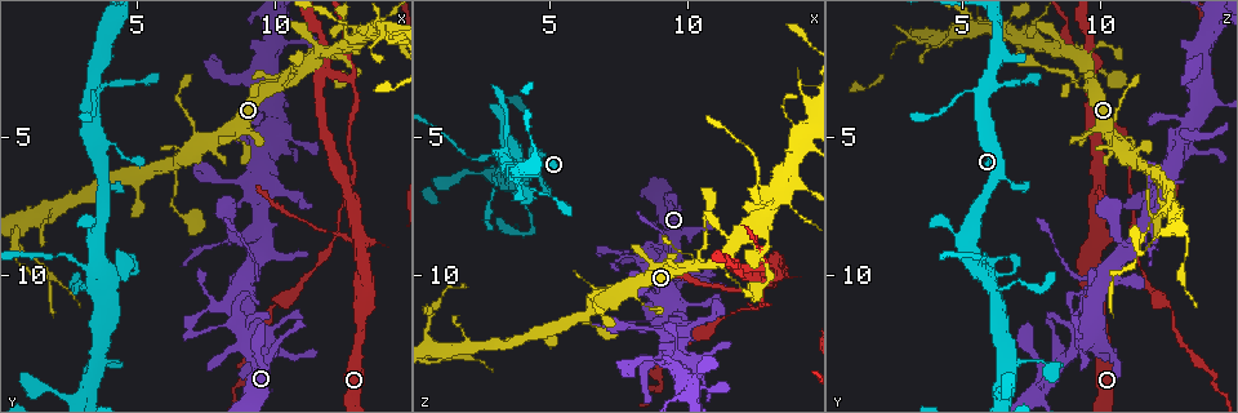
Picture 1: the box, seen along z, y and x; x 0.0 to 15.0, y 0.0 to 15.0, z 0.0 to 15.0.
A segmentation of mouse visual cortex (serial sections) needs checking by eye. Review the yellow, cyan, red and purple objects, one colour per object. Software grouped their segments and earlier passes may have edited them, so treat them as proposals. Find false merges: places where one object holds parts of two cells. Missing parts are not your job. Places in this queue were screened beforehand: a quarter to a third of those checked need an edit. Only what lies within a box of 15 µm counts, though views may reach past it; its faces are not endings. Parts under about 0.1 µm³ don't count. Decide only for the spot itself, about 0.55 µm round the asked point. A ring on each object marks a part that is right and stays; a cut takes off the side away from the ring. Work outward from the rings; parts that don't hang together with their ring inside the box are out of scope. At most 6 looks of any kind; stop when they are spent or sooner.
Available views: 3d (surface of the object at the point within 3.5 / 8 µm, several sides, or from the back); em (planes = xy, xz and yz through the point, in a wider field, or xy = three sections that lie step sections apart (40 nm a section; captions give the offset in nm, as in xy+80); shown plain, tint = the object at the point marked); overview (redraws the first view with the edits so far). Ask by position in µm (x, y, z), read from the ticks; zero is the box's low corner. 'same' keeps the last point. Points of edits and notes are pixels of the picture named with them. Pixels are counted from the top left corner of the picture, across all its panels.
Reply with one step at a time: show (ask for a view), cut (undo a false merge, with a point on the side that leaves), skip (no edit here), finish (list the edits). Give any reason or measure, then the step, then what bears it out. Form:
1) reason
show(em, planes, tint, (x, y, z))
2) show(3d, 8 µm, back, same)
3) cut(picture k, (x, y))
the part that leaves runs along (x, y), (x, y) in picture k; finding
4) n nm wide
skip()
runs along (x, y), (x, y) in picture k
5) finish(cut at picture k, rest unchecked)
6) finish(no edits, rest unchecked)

two arms in line, one across
show(3d, 3.5 µm, back, (10.2, 3.1, 9.6))

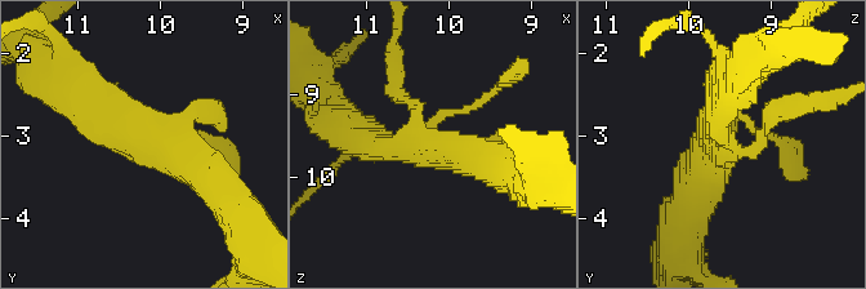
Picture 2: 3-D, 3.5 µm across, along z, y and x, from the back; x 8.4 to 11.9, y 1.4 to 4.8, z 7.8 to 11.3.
need the tissue
show(em, planes, tint, (10.20, 3.10, 9.70))

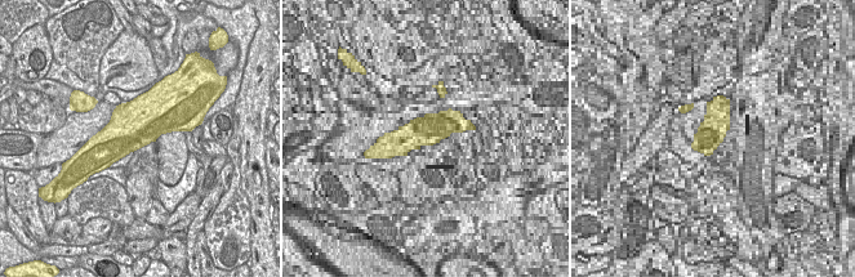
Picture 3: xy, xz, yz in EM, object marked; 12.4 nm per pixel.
skip()
runs along (215, 187), (76, 92) in picture 2; one cell here

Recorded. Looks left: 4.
narrows sharply
show(3d, 3.5 µm, (12.5, 1.1, 6.5))

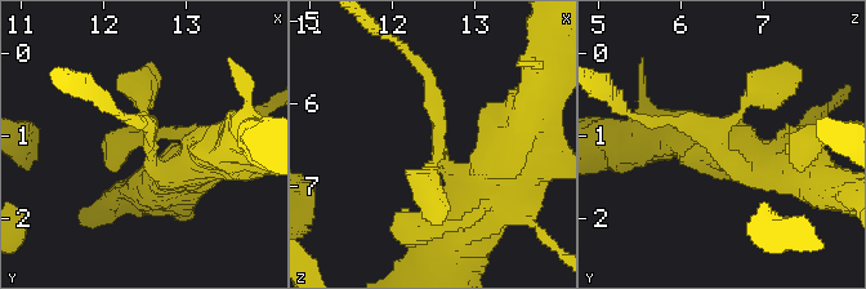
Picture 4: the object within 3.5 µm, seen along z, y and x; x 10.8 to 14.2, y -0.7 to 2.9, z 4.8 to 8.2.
show(em, planes, tint, (12.55, 1.05, 6.50))

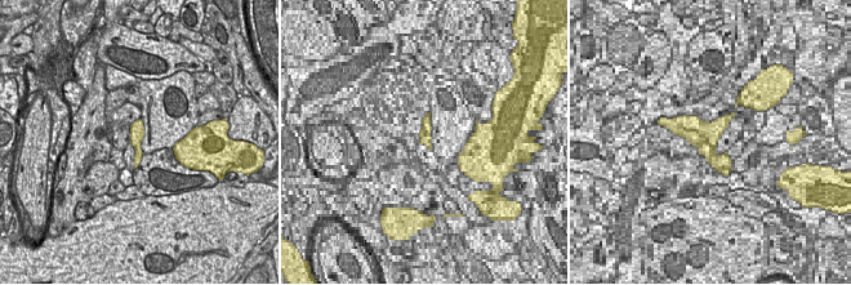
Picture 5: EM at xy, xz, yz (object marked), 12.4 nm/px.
skip()
runs along (485, 194), (441, 160), (422, 69) in picture 4; continuous, no second cell

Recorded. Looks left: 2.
sharp bend
show(3d, 3.5 µm, back, (4.9, 10.0, 6.7))

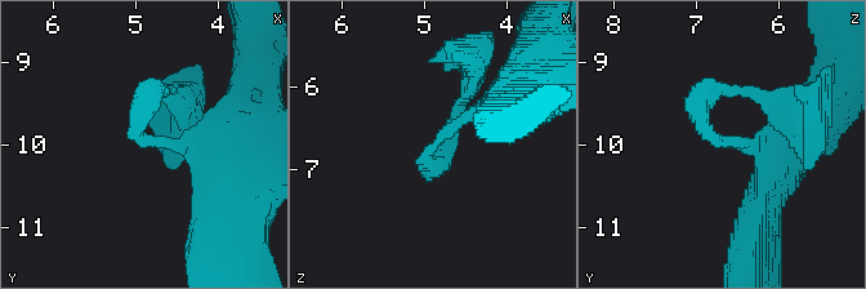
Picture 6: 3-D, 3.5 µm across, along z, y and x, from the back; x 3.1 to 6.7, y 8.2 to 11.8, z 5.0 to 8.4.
arms of 200, 300 nm; now the EM
show(em, planes, tint, (4.90, 9.95, 6.65))

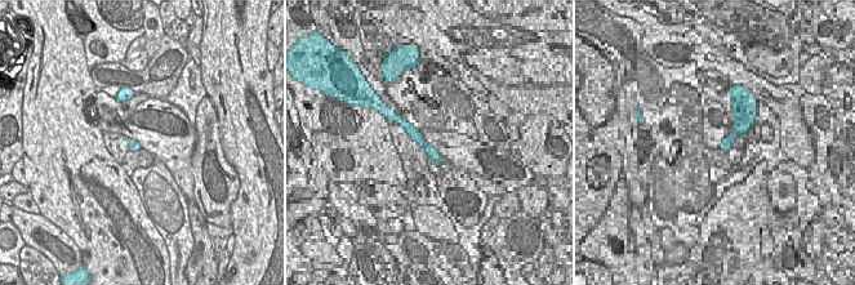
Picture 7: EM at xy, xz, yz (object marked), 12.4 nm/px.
130 nm wide
skip()
runs along (507, 88), (442, 137), (427, 167), (447, 145) in picture 6; all the same cell

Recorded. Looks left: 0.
finish(no edits, rest unchecked)

